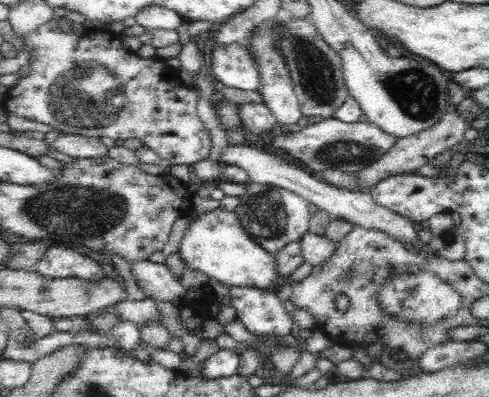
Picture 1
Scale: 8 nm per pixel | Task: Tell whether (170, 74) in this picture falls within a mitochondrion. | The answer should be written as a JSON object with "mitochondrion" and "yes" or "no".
{"mitochondrion":"no"}

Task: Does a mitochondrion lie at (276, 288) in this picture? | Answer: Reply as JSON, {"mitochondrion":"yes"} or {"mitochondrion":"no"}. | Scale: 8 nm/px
{"mitochondrion":"no"}

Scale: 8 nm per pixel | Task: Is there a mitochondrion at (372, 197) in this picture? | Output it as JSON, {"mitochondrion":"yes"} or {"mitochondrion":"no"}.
{"mitochondrion":"no"}

